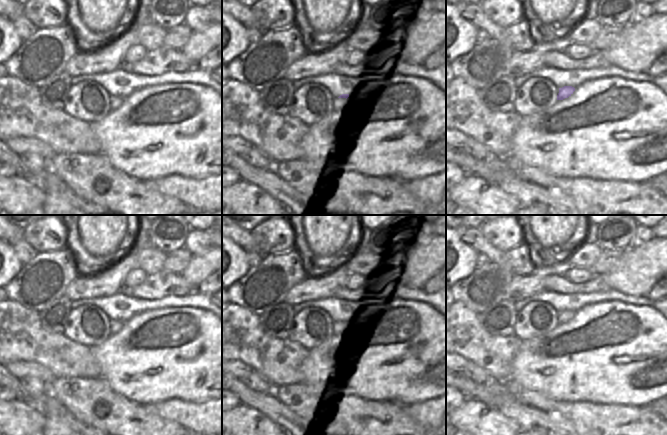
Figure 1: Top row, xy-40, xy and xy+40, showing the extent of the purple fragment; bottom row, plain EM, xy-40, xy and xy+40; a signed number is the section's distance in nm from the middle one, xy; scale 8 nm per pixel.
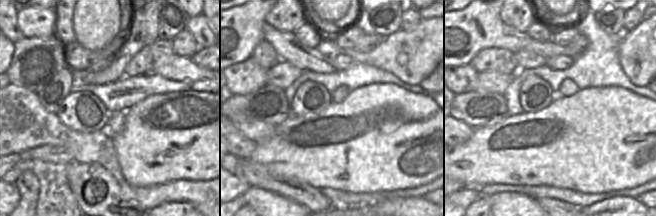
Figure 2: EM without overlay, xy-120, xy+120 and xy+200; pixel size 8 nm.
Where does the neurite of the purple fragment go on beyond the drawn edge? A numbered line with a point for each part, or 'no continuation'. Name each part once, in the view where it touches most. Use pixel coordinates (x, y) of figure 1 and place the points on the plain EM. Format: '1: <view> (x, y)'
1: xy (337, 326).

